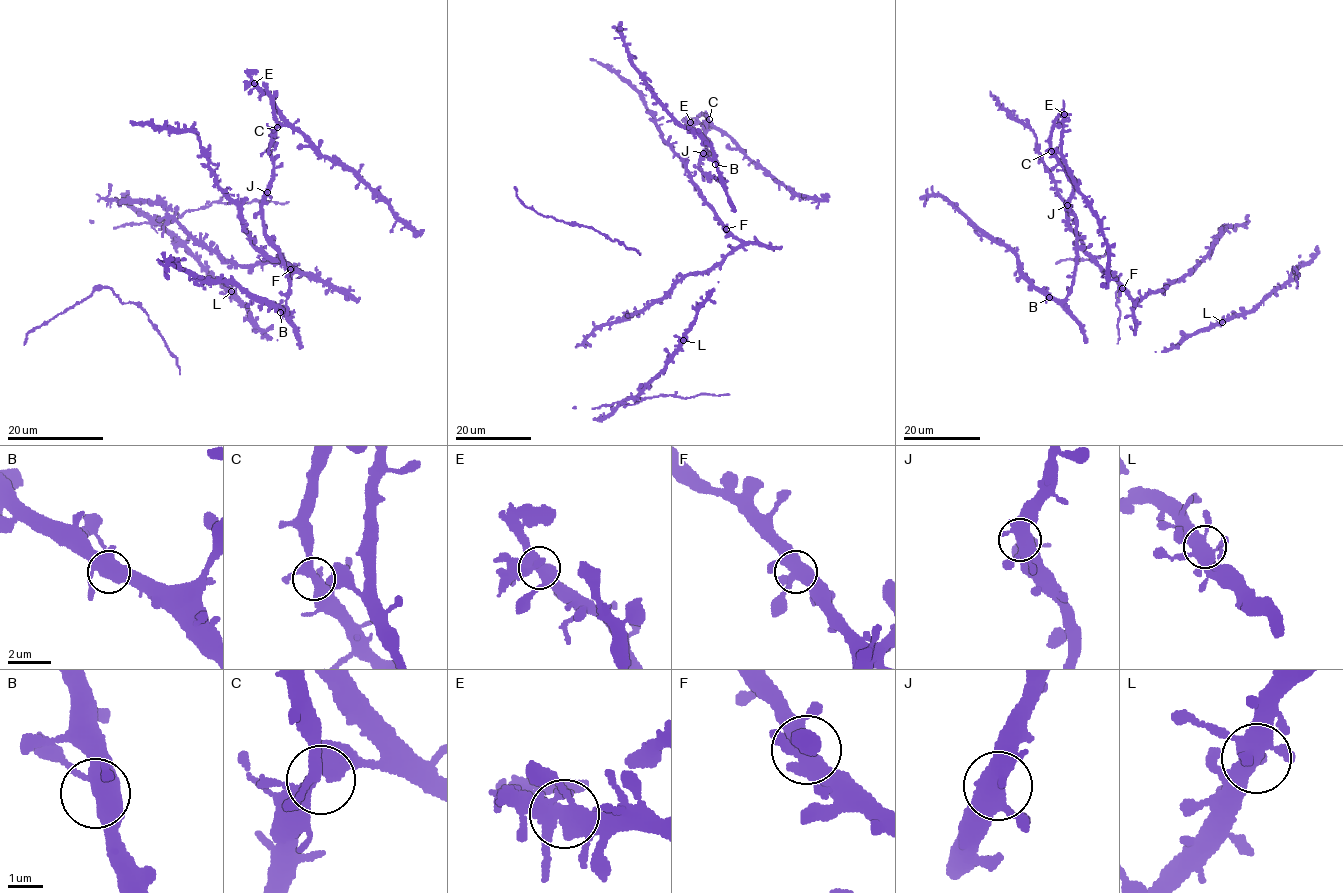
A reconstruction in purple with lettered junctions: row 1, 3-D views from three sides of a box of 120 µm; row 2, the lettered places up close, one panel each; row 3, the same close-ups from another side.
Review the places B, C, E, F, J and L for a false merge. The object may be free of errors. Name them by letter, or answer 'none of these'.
E

